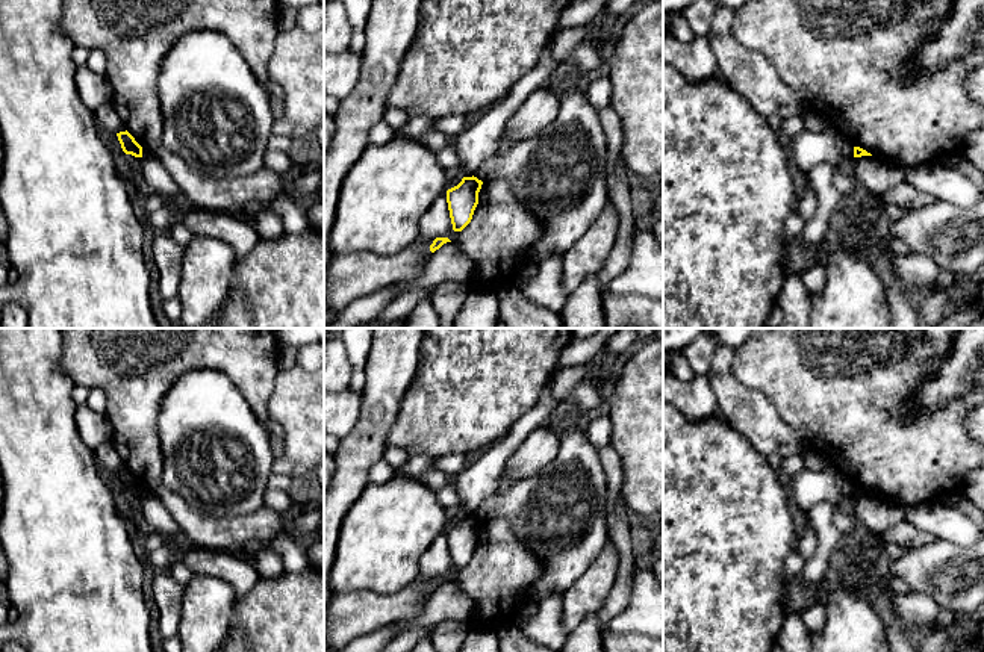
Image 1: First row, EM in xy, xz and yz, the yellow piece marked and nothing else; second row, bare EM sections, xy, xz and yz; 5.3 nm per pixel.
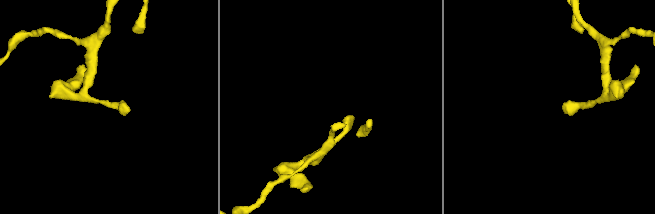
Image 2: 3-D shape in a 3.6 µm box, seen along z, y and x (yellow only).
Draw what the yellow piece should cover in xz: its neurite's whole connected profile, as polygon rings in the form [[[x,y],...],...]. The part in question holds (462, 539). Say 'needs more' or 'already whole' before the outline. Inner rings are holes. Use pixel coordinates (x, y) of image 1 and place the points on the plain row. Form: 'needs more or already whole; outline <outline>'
already whole; outline [[[463,516],[462,520],[447,529],[447,542],[454,570],[462,570],[472,558],[478,543],[478,531],[483,520],[477,516]]]

